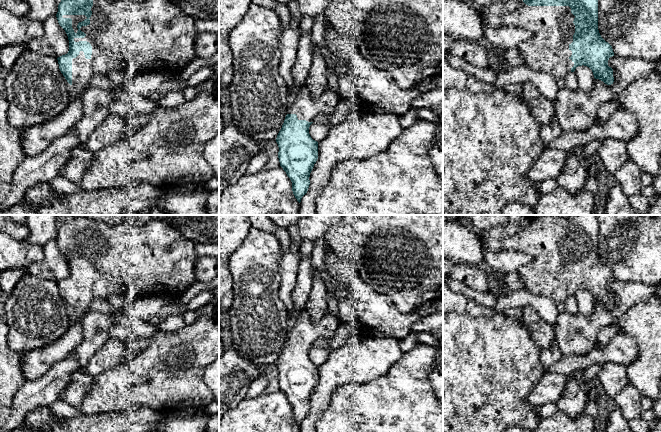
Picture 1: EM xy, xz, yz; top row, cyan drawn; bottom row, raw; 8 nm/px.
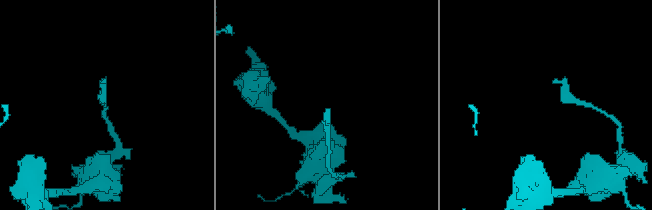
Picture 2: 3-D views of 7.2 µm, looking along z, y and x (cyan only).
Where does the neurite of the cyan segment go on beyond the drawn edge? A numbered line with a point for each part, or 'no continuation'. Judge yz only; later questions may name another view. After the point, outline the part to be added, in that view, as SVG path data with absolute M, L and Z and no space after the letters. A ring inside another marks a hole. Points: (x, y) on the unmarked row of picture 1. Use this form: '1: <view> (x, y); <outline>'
1: yz (552, 252); M522 225L513 236L501 240L501 245L504 250L522 252L531 257L531 262L521 266L517 272L532 294L548 297L554 302L558 312L562 313L574 290L570 283L572 275L569 273L575 257L574 242L569 230L528 230Z

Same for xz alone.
1: xz (306, 331); M305 309L298 315L295 326L289 329L287 338L296 338L298 344L313 346L317 339L330 340L340 323L328 309L318 321L313 321Z

